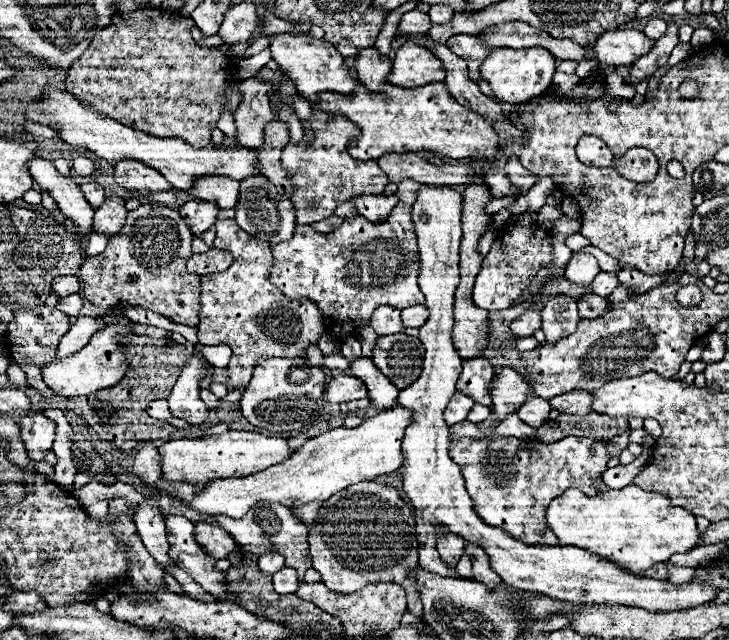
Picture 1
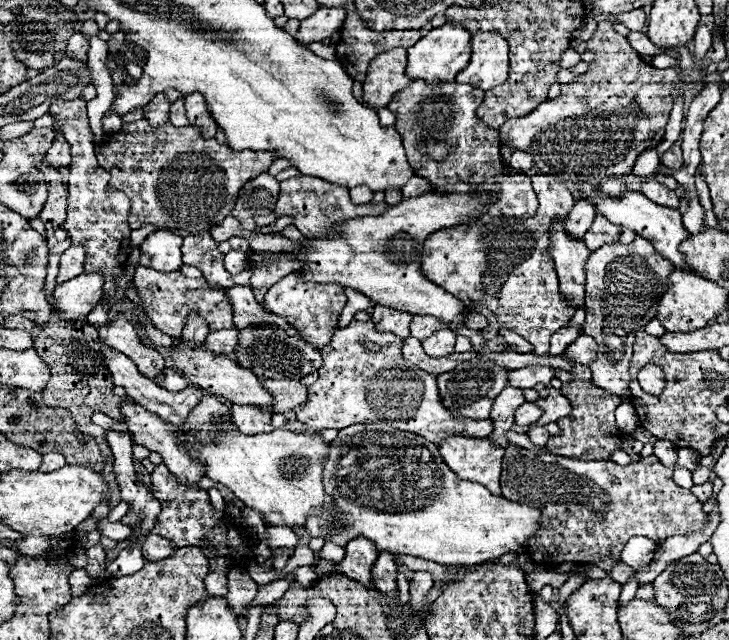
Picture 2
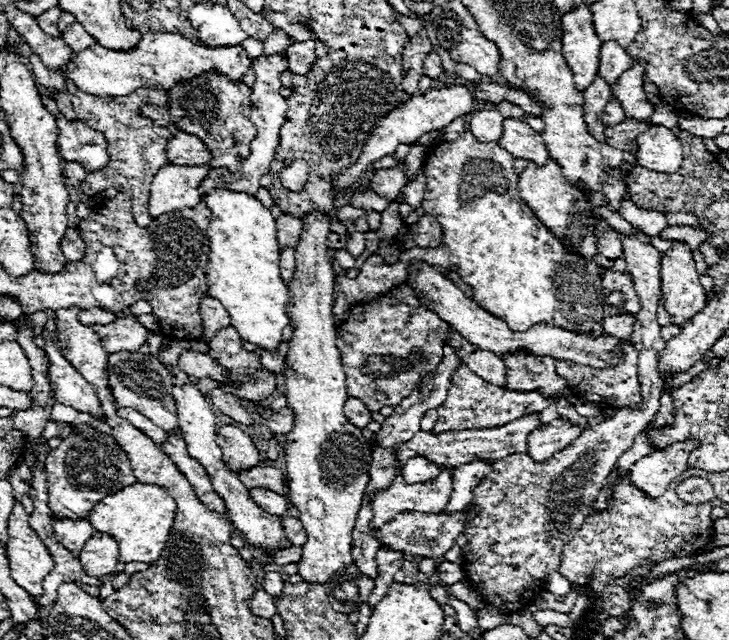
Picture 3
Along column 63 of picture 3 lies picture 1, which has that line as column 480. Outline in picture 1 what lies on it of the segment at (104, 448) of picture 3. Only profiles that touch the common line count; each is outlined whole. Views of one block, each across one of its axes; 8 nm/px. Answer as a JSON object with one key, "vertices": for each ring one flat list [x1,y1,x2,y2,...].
{"vertices":[[514,436,498,438,498,440,458,438,450,442,450,456,460,466,474,510,480,514,480,518,486,524,508,532,516,540,524,540,524,544,558,544,558,538,552,534,552,530,546,524,544,512,548,504,568,488,578,488,584,494,596,494,594,480,604,474,606,462,610,460,604,444,606,444,604,440,576,438,576,436,566,436,564,440,554,444,542,444,538,440,534,444,532,440,514,438]]}

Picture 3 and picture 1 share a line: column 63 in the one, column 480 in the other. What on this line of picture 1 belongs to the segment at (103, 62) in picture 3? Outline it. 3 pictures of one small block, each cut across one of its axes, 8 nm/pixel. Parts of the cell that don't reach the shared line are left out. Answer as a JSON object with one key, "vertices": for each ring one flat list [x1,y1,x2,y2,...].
{"vertices":[[496,48,488,60,484,60,480,68,480,76,488,80,494,96,508,104,528,102,532,96,542,94,554,76,554,56,546,48,528,48,528,50,514,50,514,48]]}

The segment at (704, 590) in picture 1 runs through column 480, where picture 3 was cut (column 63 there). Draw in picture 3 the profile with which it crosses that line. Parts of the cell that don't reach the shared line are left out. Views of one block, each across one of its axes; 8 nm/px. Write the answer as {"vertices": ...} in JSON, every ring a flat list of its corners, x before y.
{"vertices":[[54,520,54,532,58,542,68,548,74,556,78,556,86,544,88,538,96,534,96,530,88,524,88,520]]}

